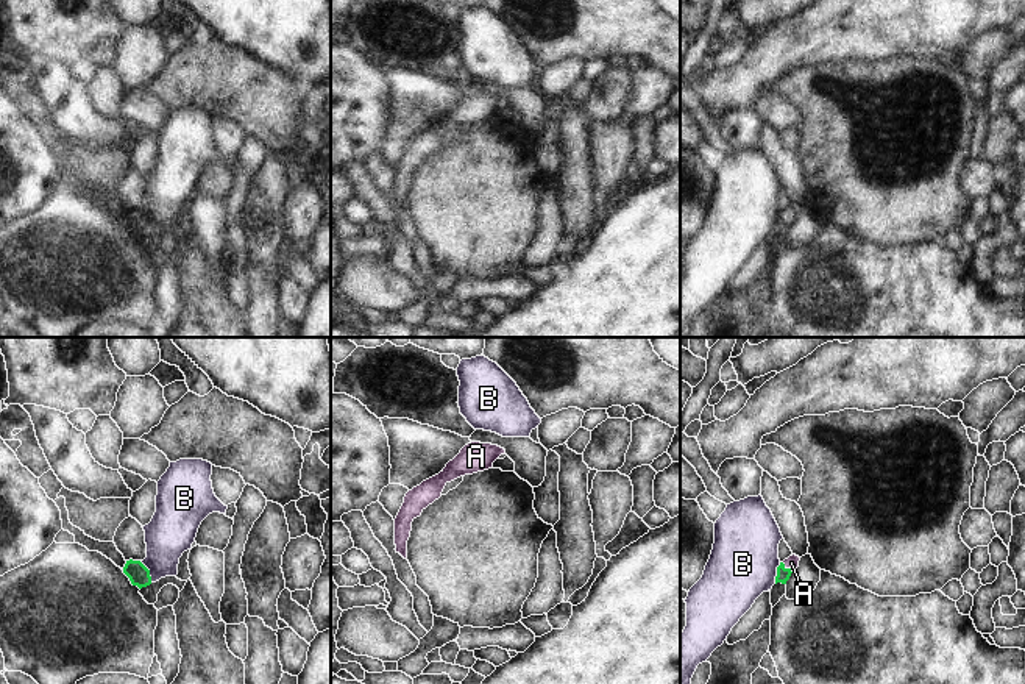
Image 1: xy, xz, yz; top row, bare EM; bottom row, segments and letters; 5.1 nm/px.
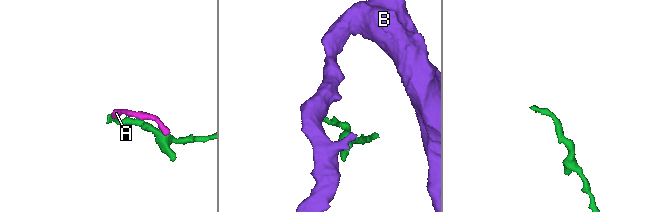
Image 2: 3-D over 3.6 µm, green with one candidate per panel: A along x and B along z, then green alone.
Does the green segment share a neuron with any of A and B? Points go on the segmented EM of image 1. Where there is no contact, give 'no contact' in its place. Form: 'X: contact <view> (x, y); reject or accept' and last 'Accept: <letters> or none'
A: contact yz (787, 569); accept
B: contact xy (148, 572); reject
Accept: A

